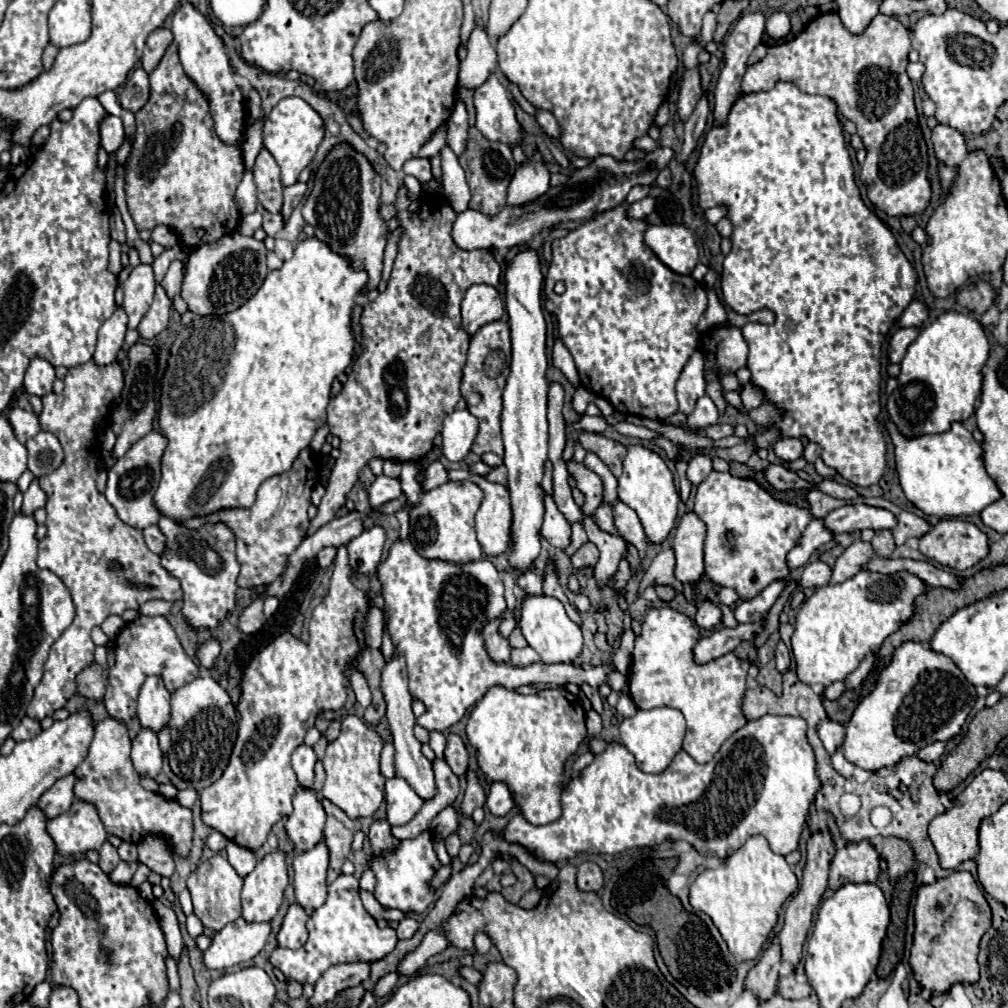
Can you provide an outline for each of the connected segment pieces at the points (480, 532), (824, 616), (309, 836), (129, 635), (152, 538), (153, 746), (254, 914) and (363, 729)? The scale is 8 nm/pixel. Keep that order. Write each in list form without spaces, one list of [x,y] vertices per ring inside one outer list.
[[[463,469],[448,470],[448,476],[451,481],[468,480],[482,487],[484,501],[476,513],[476,535],[488,557],[504,553],[512,541],[512,505],[508,501],[508,489]]]
[[[860,571],[844,583],[818,587],[796,613],[792,653],[798,679],[822,687],[846,679],[868,651],[878,651],[882,641],[912,617],[914,599],[924,591],[924,581],[906,571],[894,575]]]
[[[298,787],[292,803],[294,803],[294,811],[286,821],[286,831],[296,849],[308,851],[318,841],[322,841],[326,813],[314,789]]]
[[[138,617],[126,623],[116,637],[116,665],[110,669],[110,679],[104,695],[108,713],[118,721],[128,721],[136,715],[136,697],[148,675],[160,675],[168,691],[174,691],[198,677],[198,667],[184,653],[176,631],[166,617]]]
[[[150,525],[150,527],[142,529],[142,533],[144,533],[144,541],[146,541],[148,549],[160,555],[164,551],[164,535],[160,533],[158,525]]]
[[[140,729],[132,741],[132,763],[140,775],[156,777],[162,771],[162,751],[152,729]]]
[[[270,851],[252,873],[246,875],[242,887],[242,917],[246,921],[262,923],[270,921],[280,903],[284,889],[288,887],[288,865],[286,851]]]
[[[346,715],[342,719],[340,735],[328,743],[326,755],[322,759],[326,769],[326,781],[322,787],[322,797],[338,805],[350,819],[372,817],[384,801],[386,779],[380,773],[380,753],[384,739],[374,731],[364,719],[356,715]]]

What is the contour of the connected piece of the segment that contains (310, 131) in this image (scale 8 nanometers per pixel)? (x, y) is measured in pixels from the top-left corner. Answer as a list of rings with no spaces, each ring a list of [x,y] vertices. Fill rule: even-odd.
[[[286,97],[282,99],[270,115],[264,119],[264,147],[272,153],[276,163],[280,165],[280,179],[282,185],[294,185],[300,171],[308,167],[312,161],[322,137],[324,137],[324,123],[320,123],[320,115],[300,97]]]

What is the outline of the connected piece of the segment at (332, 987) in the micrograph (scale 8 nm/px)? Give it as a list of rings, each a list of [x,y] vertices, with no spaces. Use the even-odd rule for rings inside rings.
[[[352,961],[352,963],[332,965],[316,981],[314,995],[310,997],[310,1005],[322,1005],[322,1003],[330,1001],[340,991],[360,985],[360,981],[368,979],[368,975],[370,975],[370,963],[366,963],[366,961]]]

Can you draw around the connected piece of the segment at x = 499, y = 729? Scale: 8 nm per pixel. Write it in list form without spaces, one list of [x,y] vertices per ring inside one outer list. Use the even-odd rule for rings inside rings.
[[[494,685],[486,691],[486,695],[476,703],[468,717],[466,733],[470,743],[478,751],[478,767],[484,771],[486,781],[504,781],[510,785],[516,805],[520,813],[532,825],[548,825],[556,821],[562,813],[560,809],[560,793],[562,793],[562,777],[566,759],[578,749],[582,739],[586,737],[584,725],[584,709],[580,699],[568,693],[564,687],[544,689],[536,695],[520,695],[514,689],[506,689],[502,685]]]

